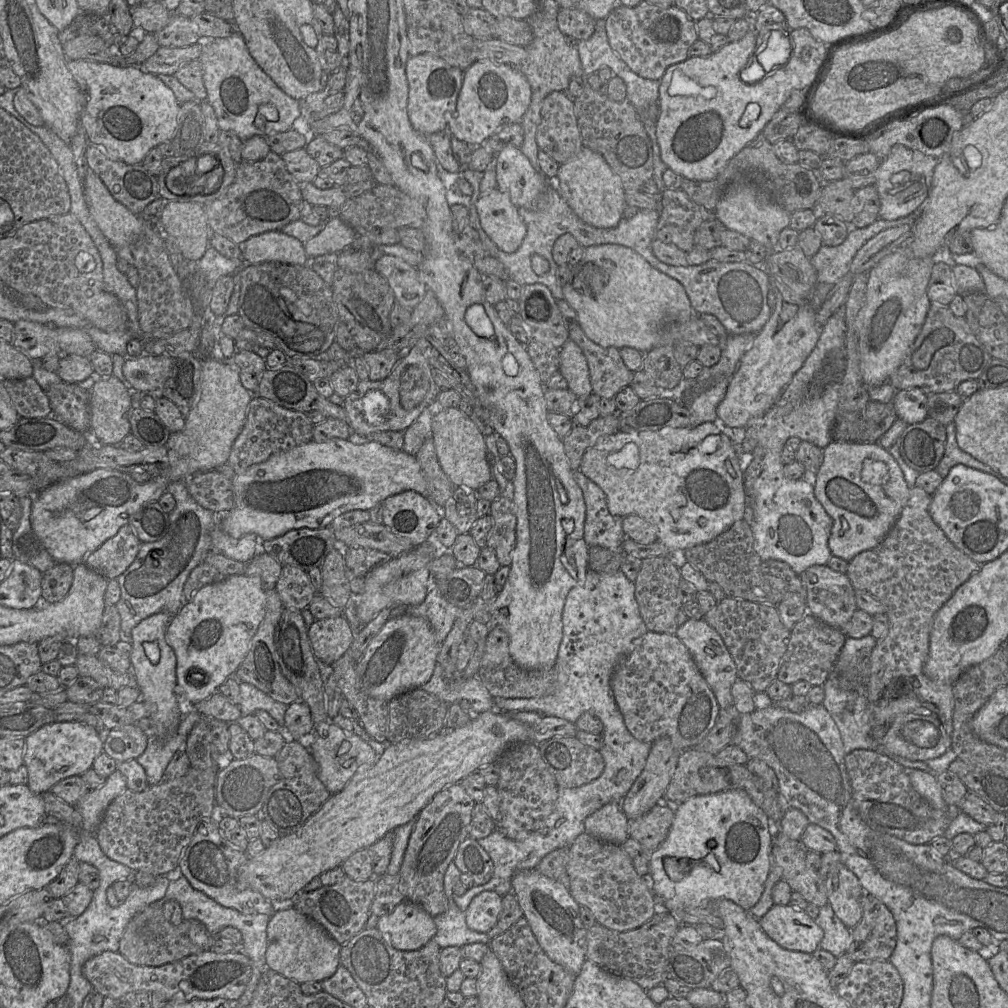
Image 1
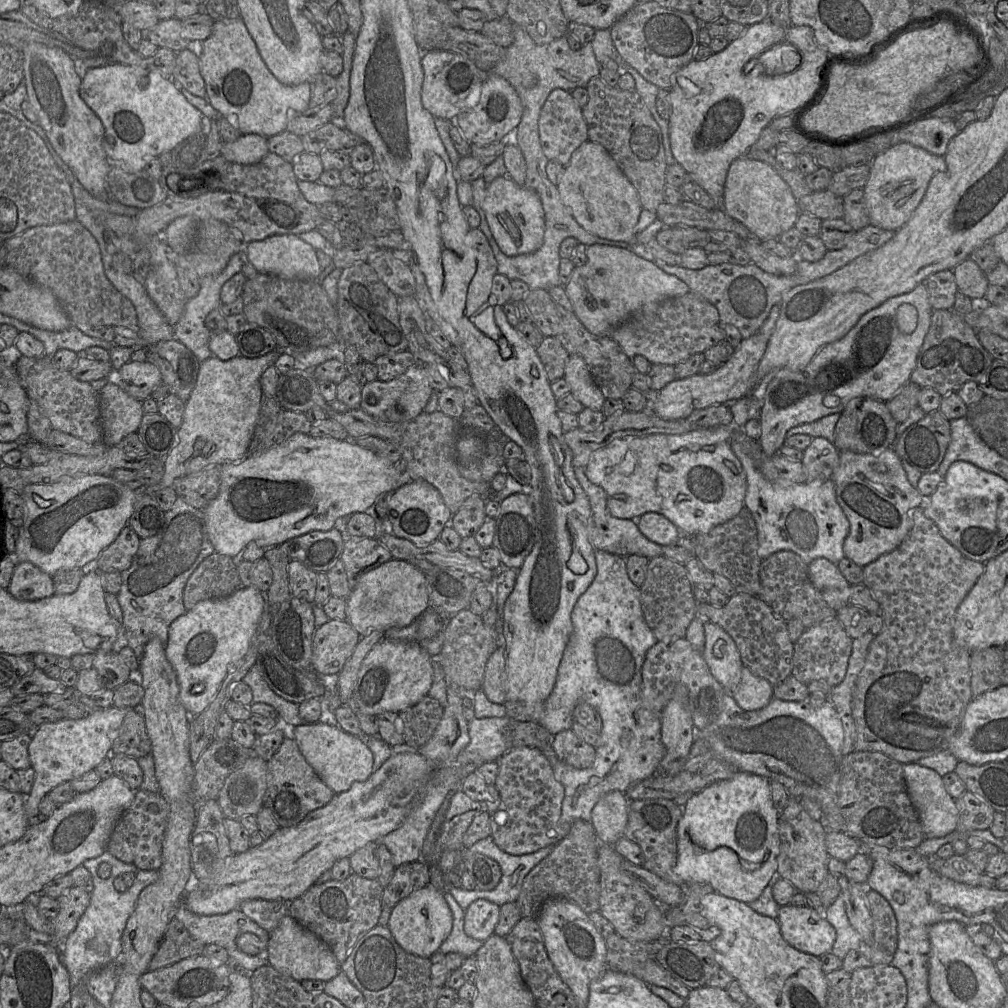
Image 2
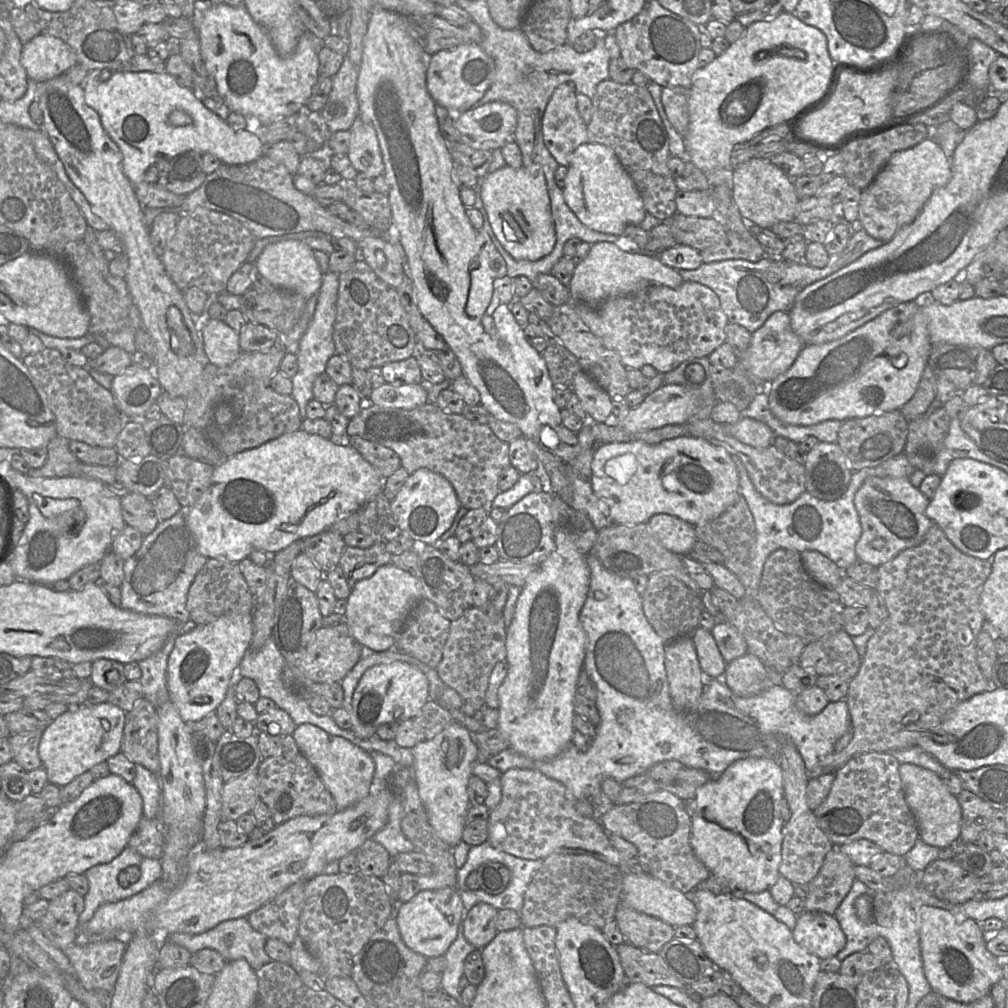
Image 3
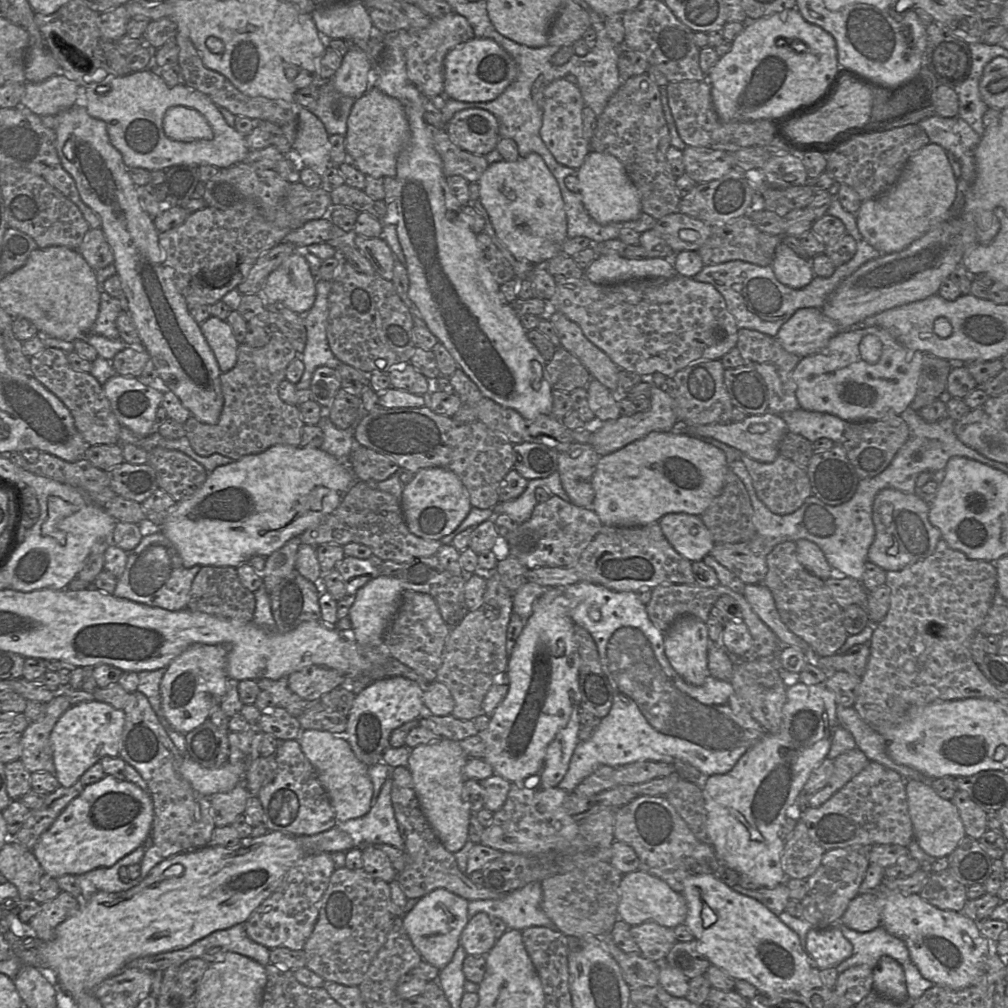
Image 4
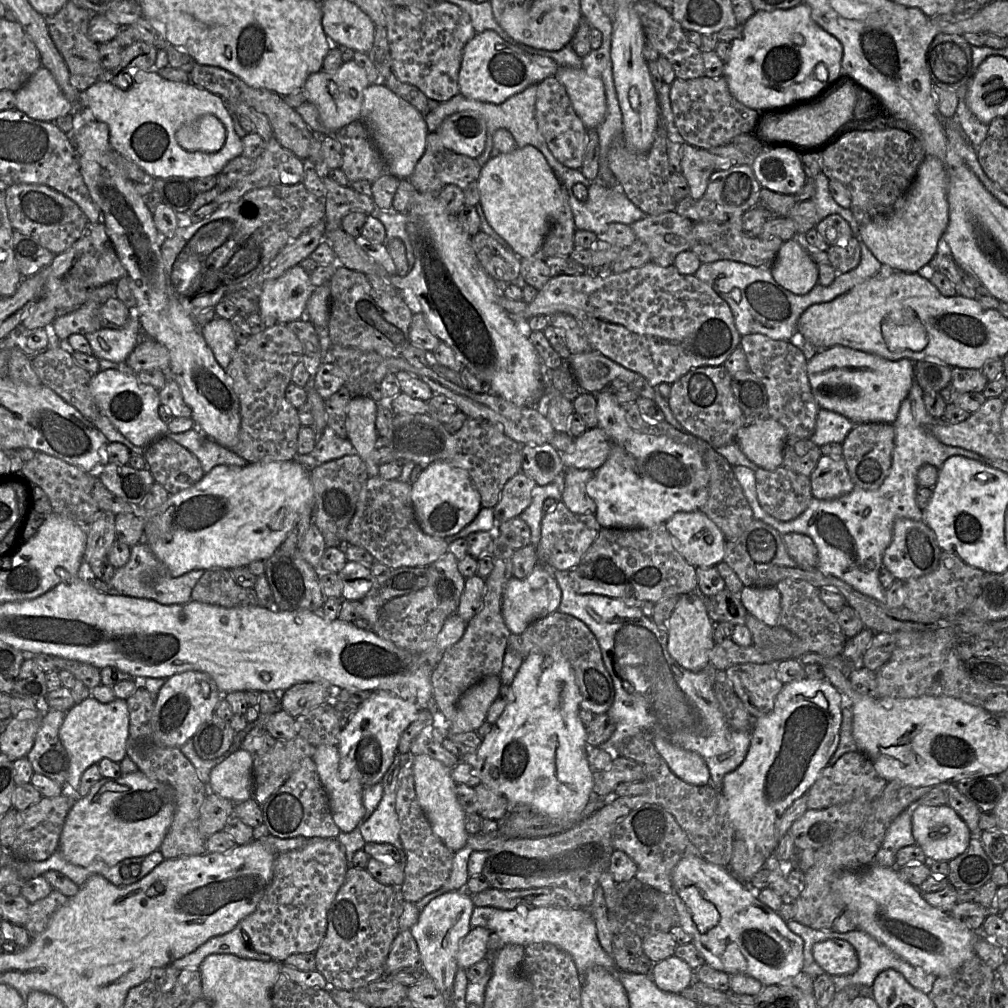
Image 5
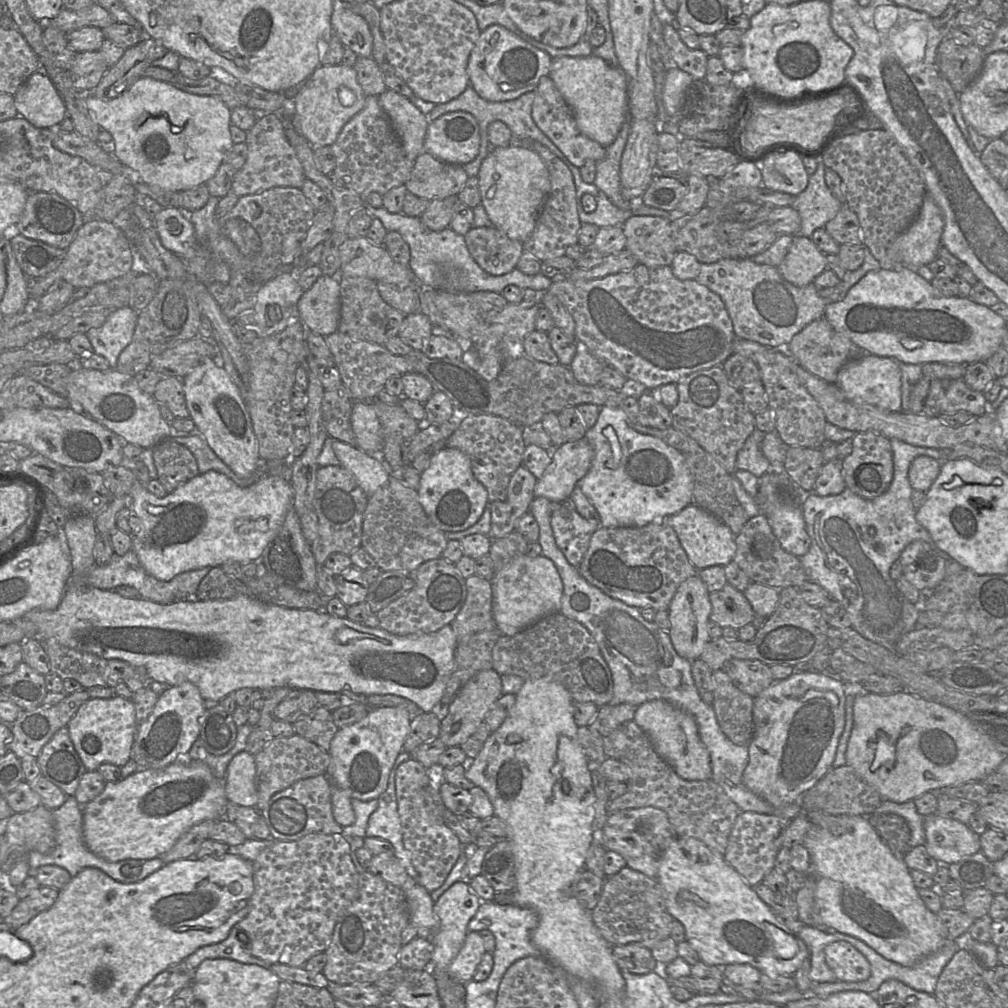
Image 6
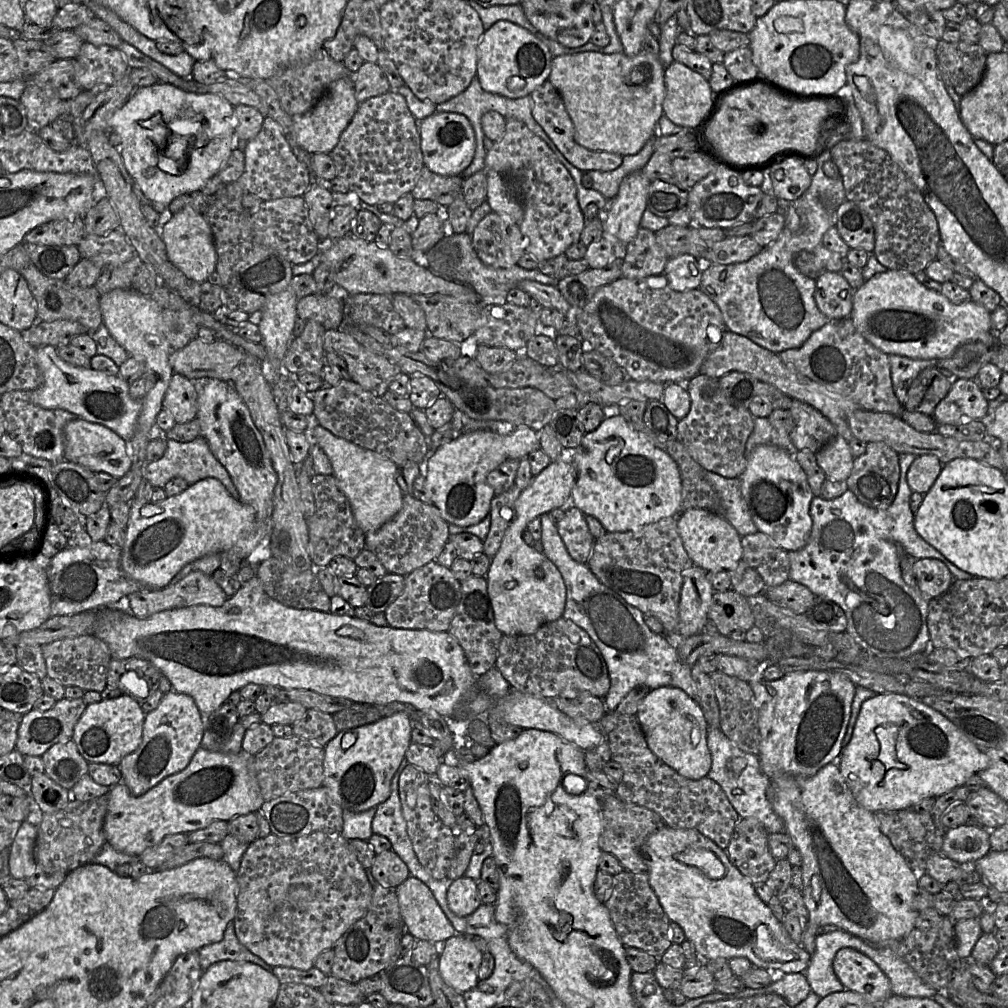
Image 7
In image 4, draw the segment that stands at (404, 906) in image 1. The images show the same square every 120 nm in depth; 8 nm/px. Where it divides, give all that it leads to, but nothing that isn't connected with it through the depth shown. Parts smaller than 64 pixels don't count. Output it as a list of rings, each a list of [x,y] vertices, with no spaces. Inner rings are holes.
[[[438,888],[420,898],[411,911],[404,914],[403,926],[422,959],[444,968],[460,945],[460,936],[468,923],[469,900],[443,888]]]

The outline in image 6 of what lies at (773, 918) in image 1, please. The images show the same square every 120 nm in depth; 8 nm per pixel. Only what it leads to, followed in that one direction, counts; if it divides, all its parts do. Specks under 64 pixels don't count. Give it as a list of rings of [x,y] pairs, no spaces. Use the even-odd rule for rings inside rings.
[[[837,941],[826,946],[825,960],[828,967],[842,982],[861,982],[871,975],[871,965],[867,958],[854,946],[845,941]]]

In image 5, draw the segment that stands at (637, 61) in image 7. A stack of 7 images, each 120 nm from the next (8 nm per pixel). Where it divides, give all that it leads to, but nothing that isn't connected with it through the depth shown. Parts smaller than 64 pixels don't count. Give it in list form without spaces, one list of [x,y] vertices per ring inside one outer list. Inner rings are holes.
[[[558,67],[554,77],[564,86],[571,105],[586,129],[596,129],[607,113],[603,82],[598,77],[588,75],[584,69]]]

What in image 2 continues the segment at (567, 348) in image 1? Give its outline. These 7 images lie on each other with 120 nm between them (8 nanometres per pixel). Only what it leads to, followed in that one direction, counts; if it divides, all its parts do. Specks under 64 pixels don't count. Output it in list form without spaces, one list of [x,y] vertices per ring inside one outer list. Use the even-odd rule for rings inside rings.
[[[576,354],[569,355],[563,379],[570,387],[570,393],[583,407],[601,411],[605,397],[594,383],[584,359]]]

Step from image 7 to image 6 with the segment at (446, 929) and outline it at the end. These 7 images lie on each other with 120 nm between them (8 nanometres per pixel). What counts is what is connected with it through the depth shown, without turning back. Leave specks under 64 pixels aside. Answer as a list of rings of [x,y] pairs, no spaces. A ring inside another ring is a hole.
[[[408,875],[408,882],[400,887],[408,904],[410,923],[417,927],[420,937],[430,939],[439,928],[439,919],[433,911],[435,902],[424,887],[410,880]]]

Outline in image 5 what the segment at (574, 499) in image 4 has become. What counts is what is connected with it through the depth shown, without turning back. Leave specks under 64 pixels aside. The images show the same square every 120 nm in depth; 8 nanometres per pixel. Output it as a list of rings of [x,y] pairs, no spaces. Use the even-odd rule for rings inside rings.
[[[564,469],[562,501],[573,513],[595,515],[596,504],[586,491],[593,475],[594,471],[588,469]]]

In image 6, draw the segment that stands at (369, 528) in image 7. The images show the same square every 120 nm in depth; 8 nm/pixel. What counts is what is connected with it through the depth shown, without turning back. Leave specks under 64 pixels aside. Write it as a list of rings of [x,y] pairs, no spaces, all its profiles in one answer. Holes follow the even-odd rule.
[[[333,439],[332,448],[340,465],[355,476],[368,497],[383,486],[391,476],[380,458],[368,455],[356,446]]]

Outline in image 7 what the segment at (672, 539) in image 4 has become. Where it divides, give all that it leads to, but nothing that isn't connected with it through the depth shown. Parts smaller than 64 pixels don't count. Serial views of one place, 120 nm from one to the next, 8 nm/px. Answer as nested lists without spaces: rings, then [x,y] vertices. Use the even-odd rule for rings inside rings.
[[[699,508],[680,512],[677,516],[677,531],[693,564],[706,572],[728,571],[742,560],[742,537],[719,513]]]

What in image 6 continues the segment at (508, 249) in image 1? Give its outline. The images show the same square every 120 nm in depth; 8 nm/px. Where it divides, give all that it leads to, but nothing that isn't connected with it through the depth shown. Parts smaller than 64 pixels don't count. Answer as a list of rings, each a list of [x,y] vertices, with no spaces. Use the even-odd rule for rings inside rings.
[[[521,146],[496,147],[483,160],[478,179],[481,204],[494,227],[512,239],[525,241],[535,227],[551,188],[548,169],[540,156]]]

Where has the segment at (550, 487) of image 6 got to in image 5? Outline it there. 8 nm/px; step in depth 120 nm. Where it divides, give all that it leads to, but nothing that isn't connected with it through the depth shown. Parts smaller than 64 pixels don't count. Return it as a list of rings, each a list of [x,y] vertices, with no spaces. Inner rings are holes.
[[[599,427],[588,428],[574,439],[572,451],[561,453],[564,469],[597,470],[608,458],[611,443],[605,431]]]

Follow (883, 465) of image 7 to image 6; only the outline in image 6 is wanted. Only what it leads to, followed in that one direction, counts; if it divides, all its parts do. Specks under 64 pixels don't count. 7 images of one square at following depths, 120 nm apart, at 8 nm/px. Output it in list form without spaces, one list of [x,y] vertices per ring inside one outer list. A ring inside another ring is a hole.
[[[870,431],[858,432],[851,440],[852,451],[841,460],[846,487],[865,499],[874,499],[889,488],[893,479],[893,451],[890,440]]]

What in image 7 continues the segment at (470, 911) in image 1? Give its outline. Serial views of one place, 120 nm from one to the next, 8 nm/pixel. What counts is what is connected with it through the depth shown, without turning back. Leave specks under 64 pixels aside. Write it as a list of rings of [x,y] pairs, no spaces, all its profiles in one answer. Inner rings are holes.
[[[455,933],[444,943],[439,956],[439,970],[444,981],[457,992],[476,987],[483,953],[474,945],[469,936]]]

